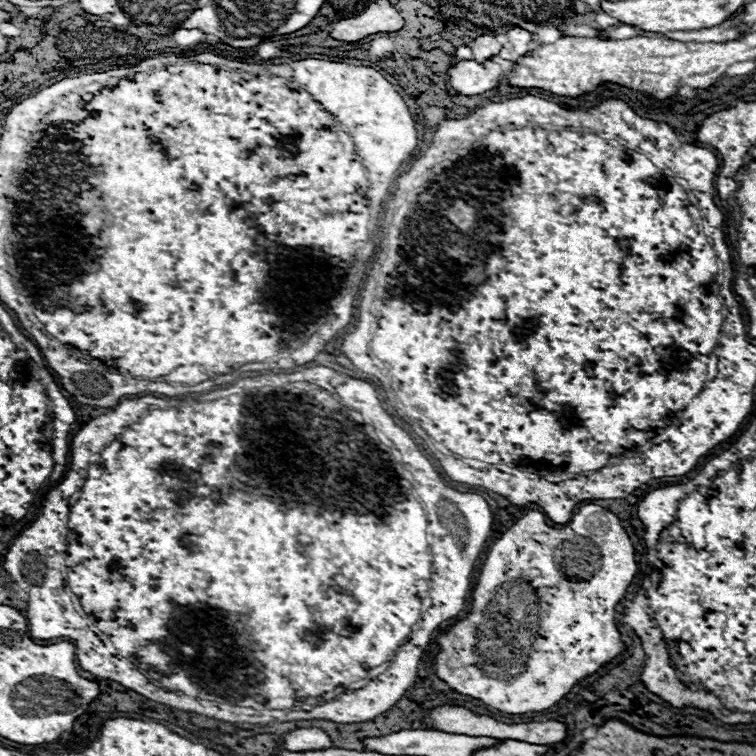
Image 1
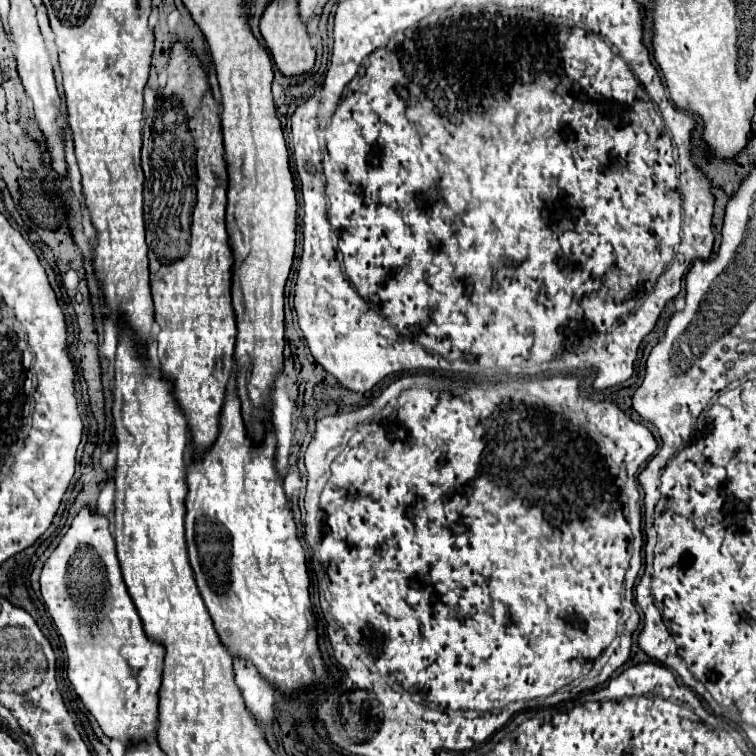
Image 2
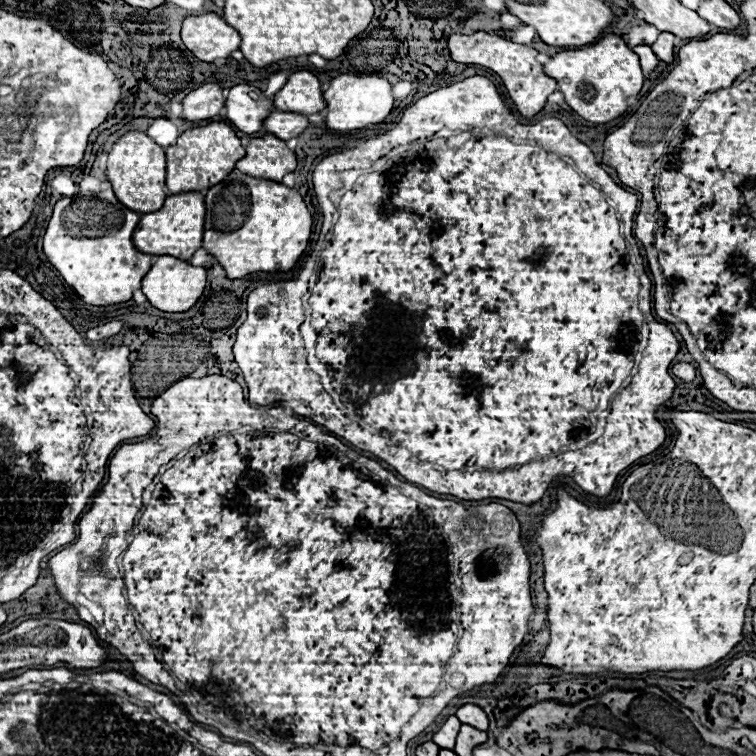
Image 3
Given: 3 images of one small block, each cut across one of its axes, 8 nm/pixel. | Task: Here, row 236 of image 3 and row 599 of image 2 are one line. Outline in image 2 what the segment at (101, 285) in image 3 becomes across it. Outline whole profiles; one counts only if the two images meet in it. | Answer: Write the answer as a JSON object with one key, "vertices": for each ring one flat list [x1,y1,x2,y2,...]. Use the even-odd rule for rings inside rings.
{"vertices":[[84,506,70,530,64,534,56,550,46,560,40,574,40,590,50,618,54,620,68,658,68,678,90,710,90,714,98,720,100,728,110,738,120,738,126,746,132,742,140,742,152,738,156,732,158,718,158,690,162,684,162,666,164,666,164,646,158,640,146,636,138,610,126,590,120,564,116,558,116,542,108,528,108,518,92,512,90,506]]}

